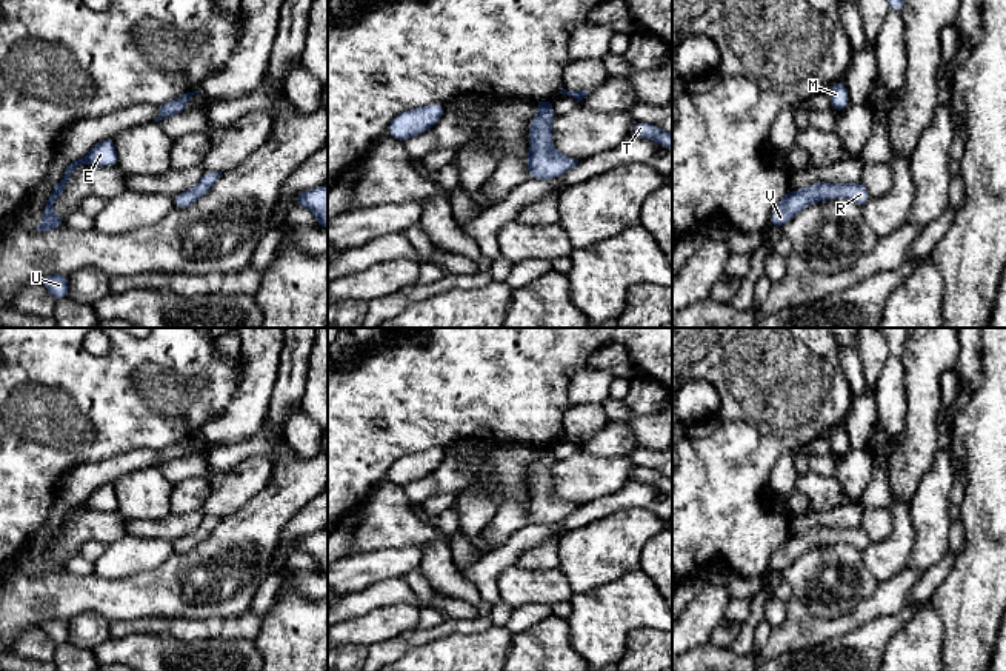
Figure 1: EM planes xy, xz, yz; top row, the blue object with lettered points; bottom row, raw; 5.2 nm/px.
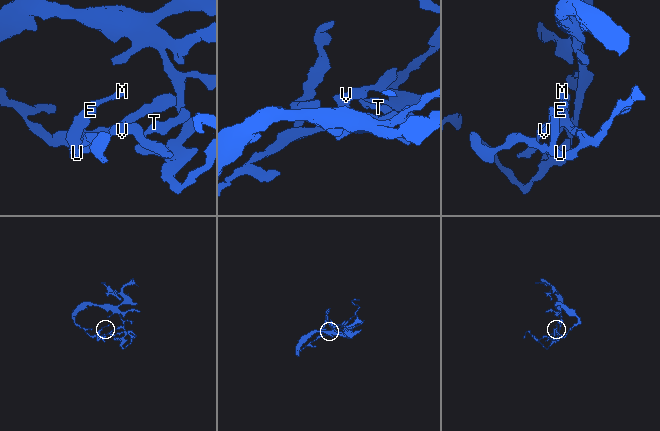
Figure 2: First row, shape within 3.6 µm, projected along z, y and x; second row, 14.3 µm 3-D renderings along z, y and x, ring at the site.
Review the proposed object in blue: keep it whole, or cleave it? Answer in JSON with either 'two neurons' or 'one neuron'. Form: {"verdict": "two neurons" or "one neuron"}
{"verdict": "one neuron"}

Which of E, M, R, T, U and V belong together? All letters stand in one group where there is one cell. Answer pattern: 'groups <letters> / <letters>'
groups E M R T U V

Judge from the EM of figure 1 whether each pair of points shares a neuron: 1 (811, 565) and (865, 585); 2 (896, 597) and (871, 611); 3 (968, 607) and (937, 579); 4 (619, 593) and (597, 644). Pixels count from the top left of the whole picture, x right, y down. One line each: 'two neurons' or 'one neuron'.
1: one neuron
2: one neuron
3: two neurons
4: one neuron

